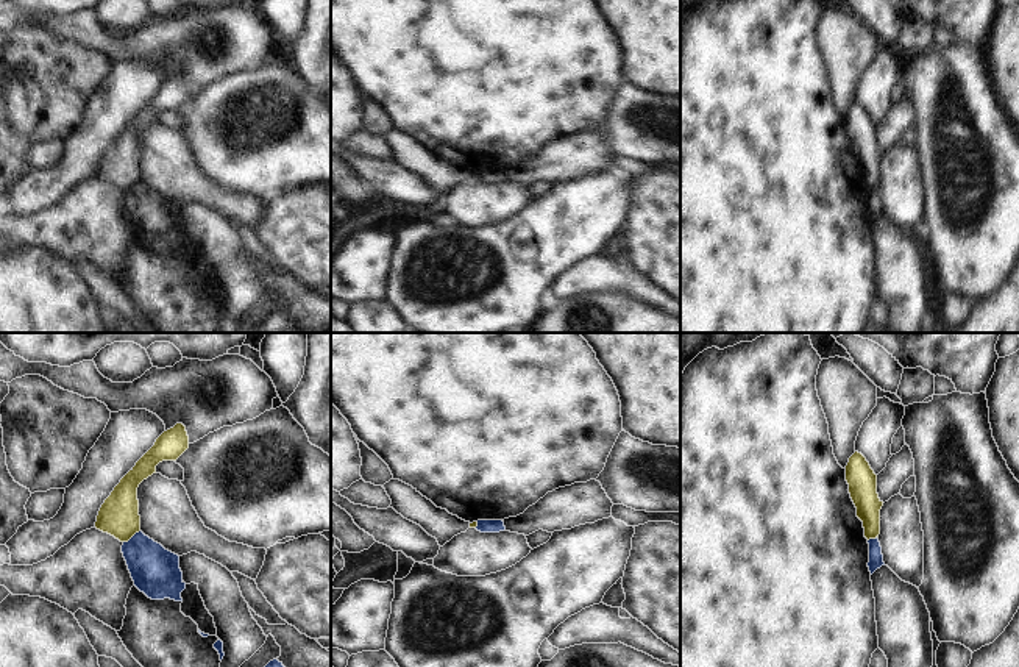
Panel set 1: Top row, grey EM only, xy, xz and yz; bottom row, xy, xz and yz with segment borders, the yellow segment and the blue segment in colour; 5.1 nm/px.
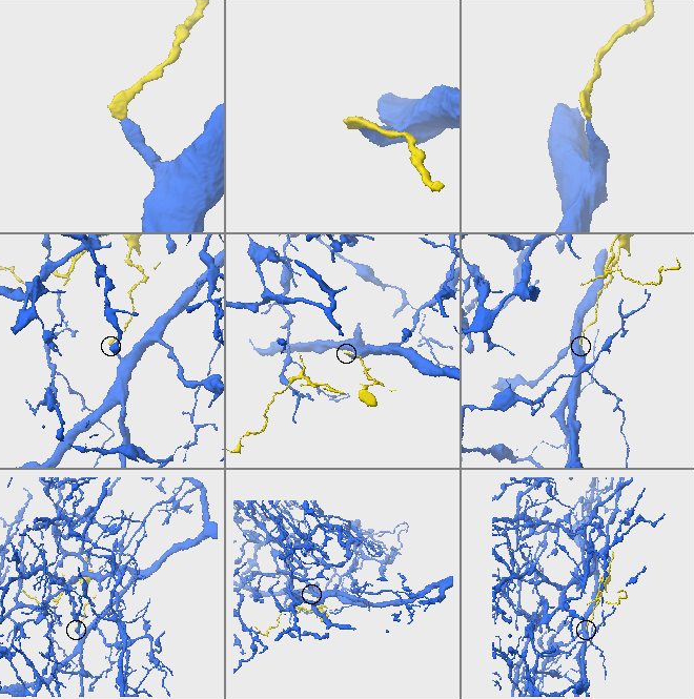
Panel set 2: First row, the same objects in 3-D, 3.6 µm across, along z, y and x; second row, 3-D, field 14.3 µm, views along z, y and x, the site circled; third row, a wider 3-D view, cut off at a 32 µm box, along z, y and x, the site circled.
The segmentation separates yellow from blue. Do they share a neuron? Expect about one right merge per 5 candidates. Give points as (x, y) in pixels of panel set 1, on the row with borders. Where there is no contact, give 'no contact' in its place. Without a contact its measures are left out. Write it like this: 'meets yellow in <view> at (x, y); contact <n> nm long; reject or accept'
meets yellow in xy at (131, 536); contact 110 nm long; reject

